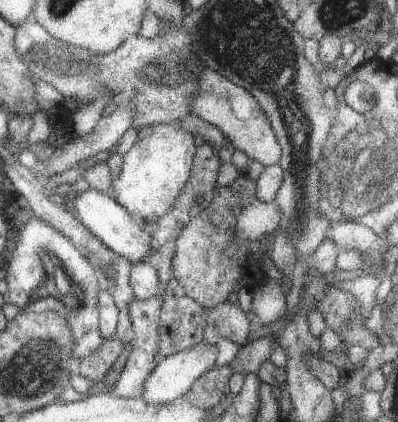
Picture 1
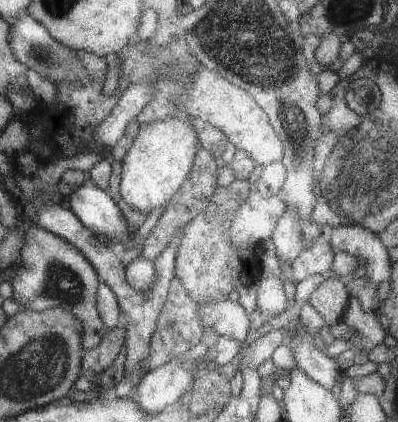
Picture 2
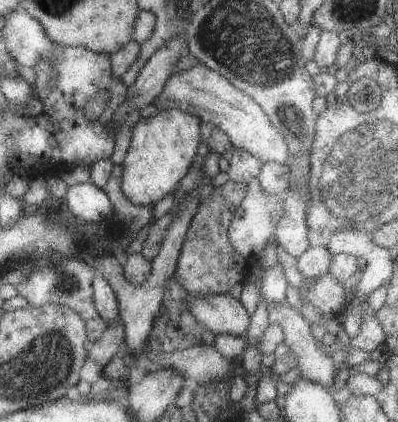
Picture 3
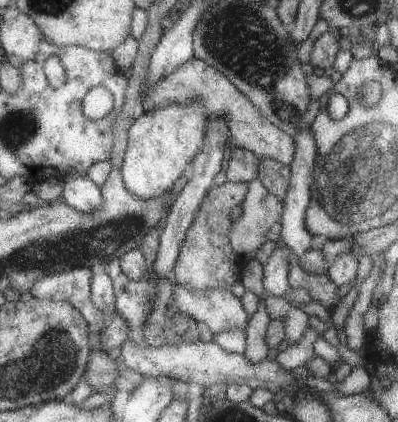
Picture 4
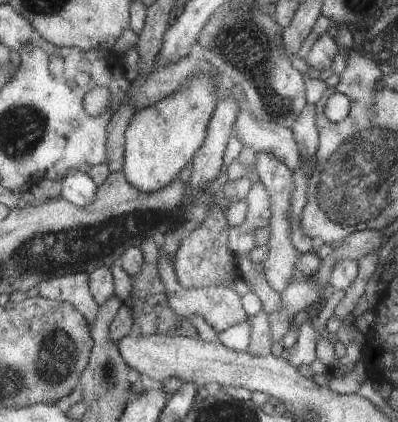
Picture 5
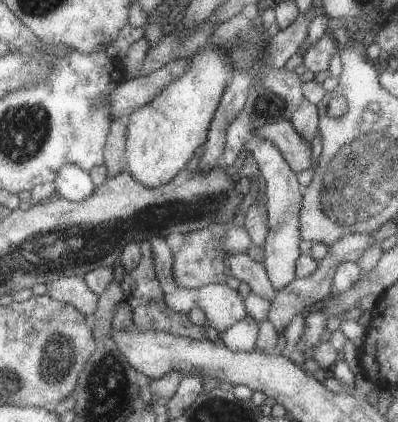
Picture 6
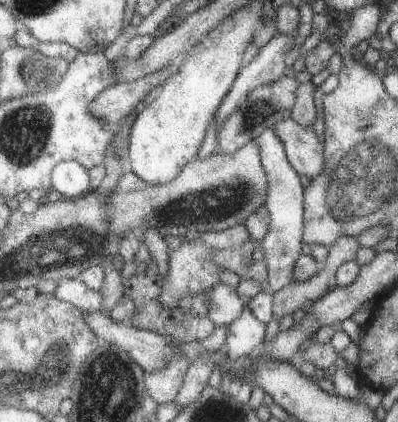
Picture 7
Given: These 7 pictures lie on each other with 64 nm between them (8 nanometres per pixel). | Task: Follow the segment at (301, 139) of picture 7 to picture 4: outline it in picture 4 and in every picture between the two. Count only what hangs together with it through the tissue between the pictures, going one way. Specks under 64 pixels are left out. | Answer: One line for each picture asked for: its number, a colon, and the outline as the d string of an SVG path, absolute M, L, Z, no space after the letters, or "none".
4: M193 56L187 58L185 62L181 62L179 66L175 66L171 72L159 76L157 80L151 80L141 94L141 108L143 108L143 112L147 112L147 110L153 110L153 108L169 104L169 102L185 102L185 100L199 100L201 104L205 104L205 110L209 112L209 116L223 112L227 116L229 140L237 148L245 148L245 150L253 152L257 158L259 156L273 158L275 162L279 162L283 166L291 164L291 160L295 156L295 142L293 142L291 134L287 134L281 128L263 120L257 114L257 110L249 104L249 100L241 92L235 90L231 80L227 80L223 74L213 70L213 66L209 66L207 62L197 60Z
5: M241 100L237 118L235 118L235 132L237 138L241 138L243 148L255 150L269 150L273 152L281 164L289 168L289 172L295 172L303 164L303 154L295 142L295 136L291 132L291 126L281 126L281 124L259 124L257 120L251 118L245 100Z
6: M281 120L281 122L275 122L275 124L263 126L263 128L253 132L253 138L255 136L267 138L271 144L275 144L275 148L283 156L283 162L287 162L287 166L295 174L315 170L317 162L313 160L313 144L311 144L311 140L303 138L295 130L291 120Z

